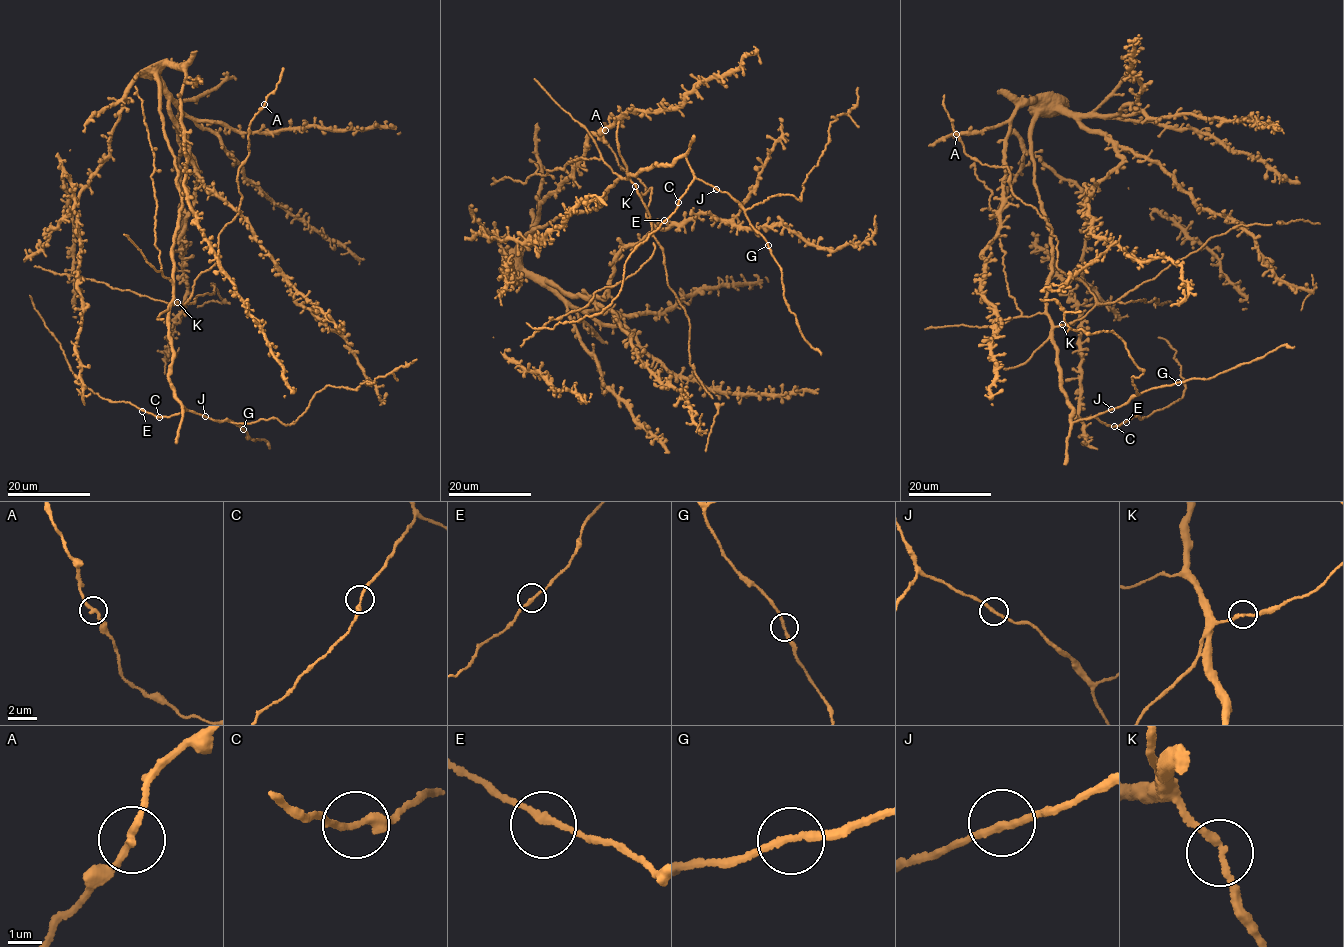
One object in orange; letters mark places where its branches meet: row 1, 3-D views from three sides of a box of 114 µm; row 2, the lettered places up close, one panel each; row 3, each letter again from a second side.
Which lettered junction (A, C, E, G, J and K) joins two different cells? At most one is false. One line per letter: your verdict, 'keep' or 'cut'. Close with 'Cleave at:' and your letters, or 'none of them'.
A: keep
C: keep
E: keep
G: keep
J: keep
K: keep
Cleave at: none of them

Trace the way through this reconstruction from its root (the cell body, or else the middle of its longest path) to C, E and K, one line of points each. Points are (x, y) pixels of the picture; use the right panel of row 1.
C: (1042, 203), (1052, 257), (1046, 315), (1062, 391), (1072, 410), (1071, 421), (1093, 417), (1114, 426)
E: (1042, 203), (1052, 257), (1046, 315), (1062, 391), (1072, 410), (1071, 421), (1093, 417), (1118, 427), (1126, 422)
K: (1042, 203), (1042, 215), (1050, 230), (1052, 257), (1046, 288), (1046, 315), (1052, 324), (1062, 324)

